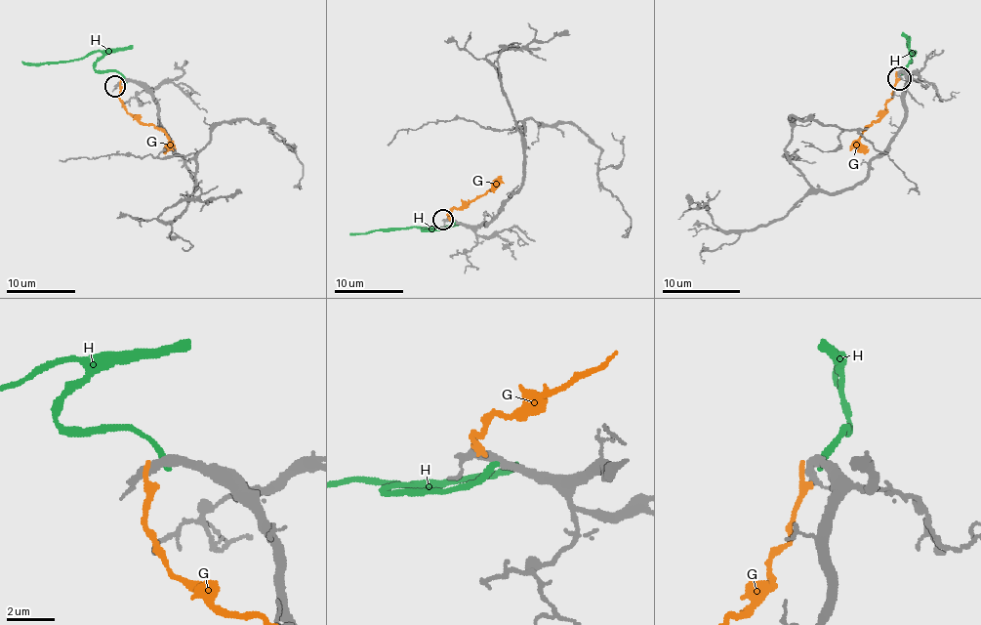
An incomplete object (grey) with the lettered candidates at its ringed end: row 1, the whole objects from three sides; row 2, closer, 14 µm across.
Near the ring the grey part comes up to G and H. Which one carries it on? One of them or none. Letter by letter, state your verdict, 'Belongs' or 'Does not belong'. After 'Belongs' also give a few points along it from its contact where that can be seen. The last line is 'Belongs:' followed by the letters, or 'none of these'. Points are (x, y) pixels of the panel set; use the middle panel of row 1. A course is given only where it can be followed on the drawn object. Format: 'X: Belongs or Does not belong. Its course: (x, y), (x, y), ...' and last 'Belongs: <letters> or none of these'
G: Does not belong
H: Does not belong
Belongs: none of these

